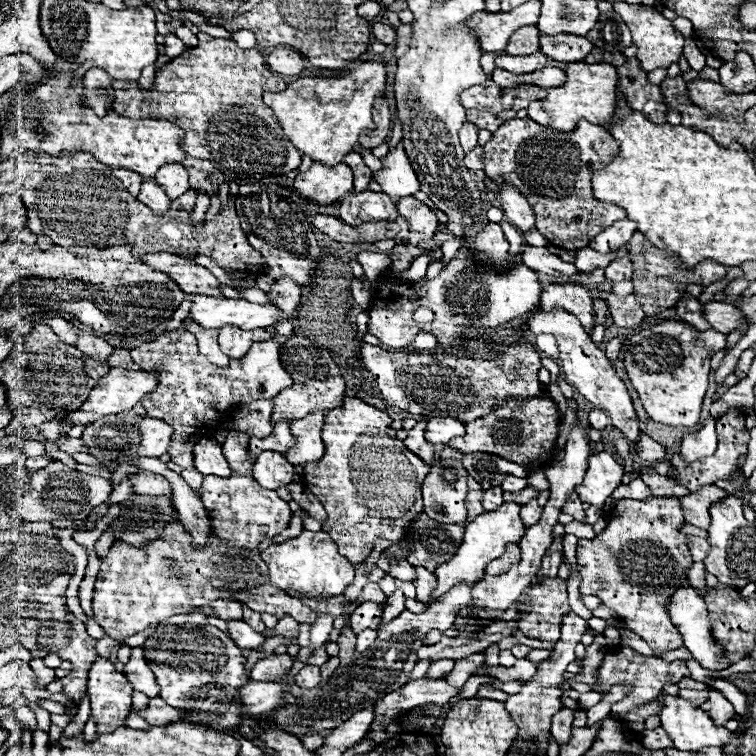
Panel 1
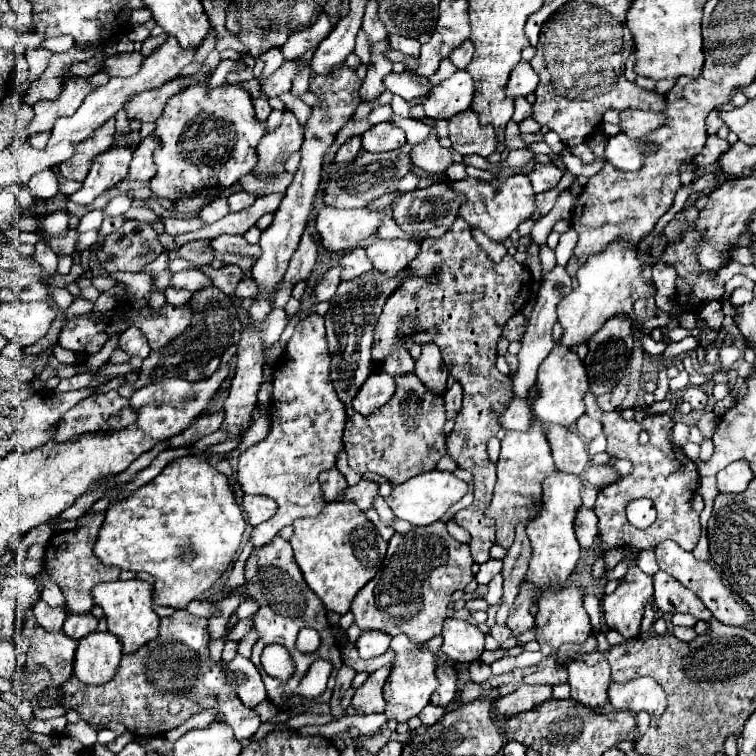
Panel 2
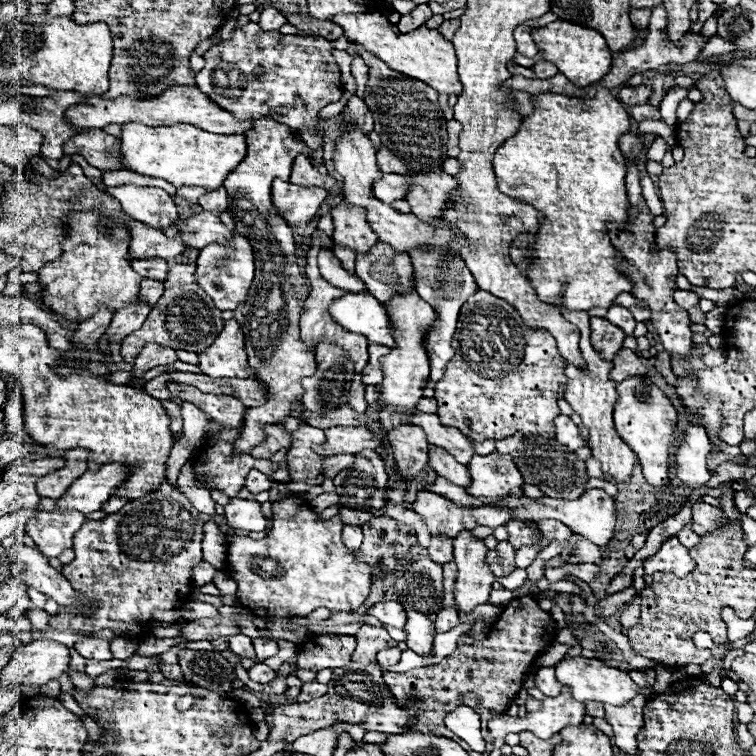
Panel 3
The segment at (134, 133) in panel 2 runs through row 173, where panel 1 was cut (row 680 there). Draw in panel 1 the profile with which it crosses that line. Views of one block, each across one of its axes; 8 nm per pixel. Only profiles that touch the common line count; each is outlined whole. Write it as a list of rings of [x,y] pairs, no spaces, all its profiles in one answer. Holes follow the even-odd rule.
[[[98,658],[90,668],[88,696],[92,704],[92,716],[96,718],[96,732],[108,734],[124,726],[132,712],[132,686],[122,672],[114,670],[114,664]]]

